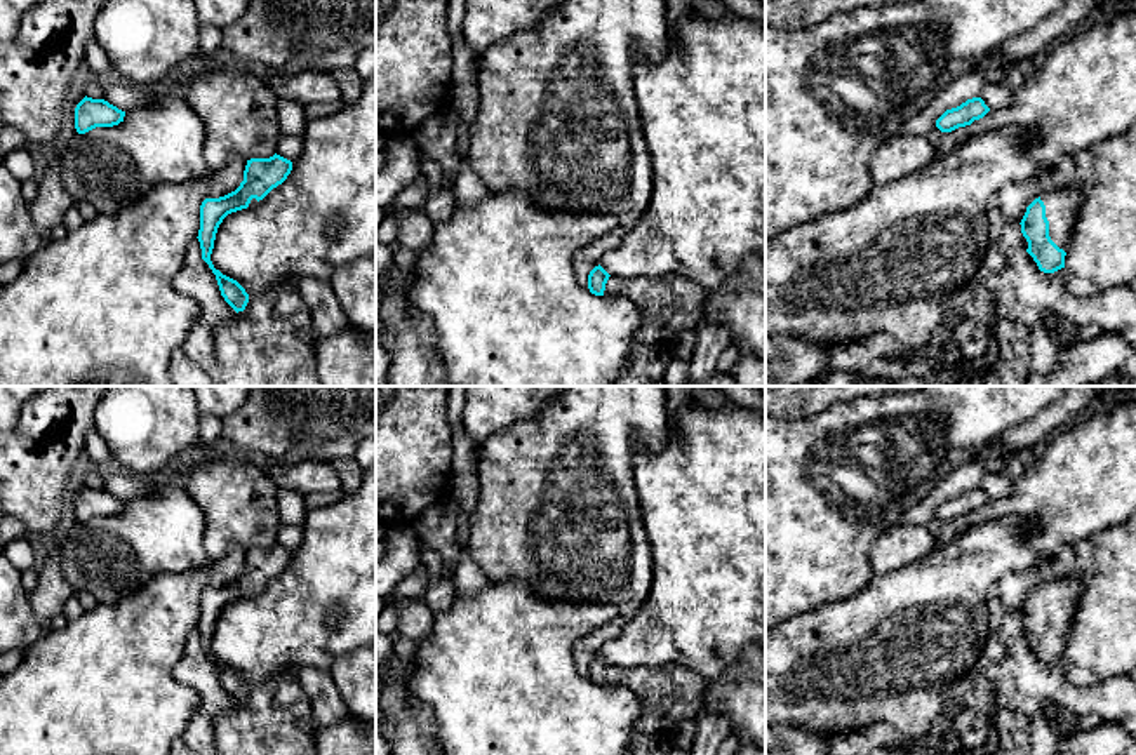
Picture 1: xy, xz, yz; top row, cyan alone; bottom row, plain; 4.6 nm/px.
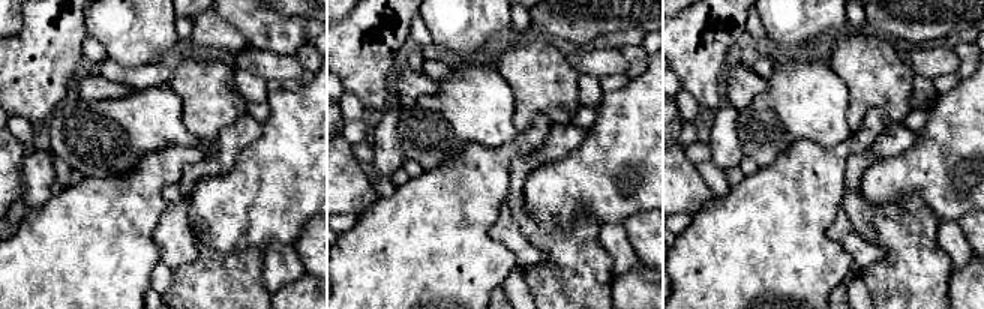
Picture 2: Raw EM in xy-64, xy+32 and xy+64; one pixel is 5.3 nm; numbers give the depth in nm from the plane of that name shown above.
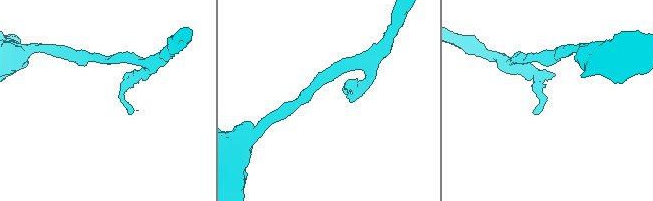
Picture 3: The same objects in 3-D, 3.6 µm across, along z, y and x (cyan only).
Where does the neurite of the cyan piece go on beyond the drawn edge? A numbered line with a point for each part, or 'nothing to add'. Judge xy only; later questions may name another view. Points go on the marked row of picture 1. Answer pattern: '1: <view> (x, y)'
1: xy (270, 343)

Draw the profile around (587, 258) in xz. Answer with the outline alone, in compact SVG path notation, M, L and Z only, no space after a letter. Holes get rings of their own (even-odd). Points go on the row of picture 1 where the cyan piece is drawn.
M560 0L532 28L499 38L477 59L480 103L470 129L468 162L489 191L522 191L545 210L618 219L612 231L574 256L574 270L585 287L604 252L616 249L637 226L654 190L651 153L633 90L635 45L649 63L665 59L672 47L665 0Z

